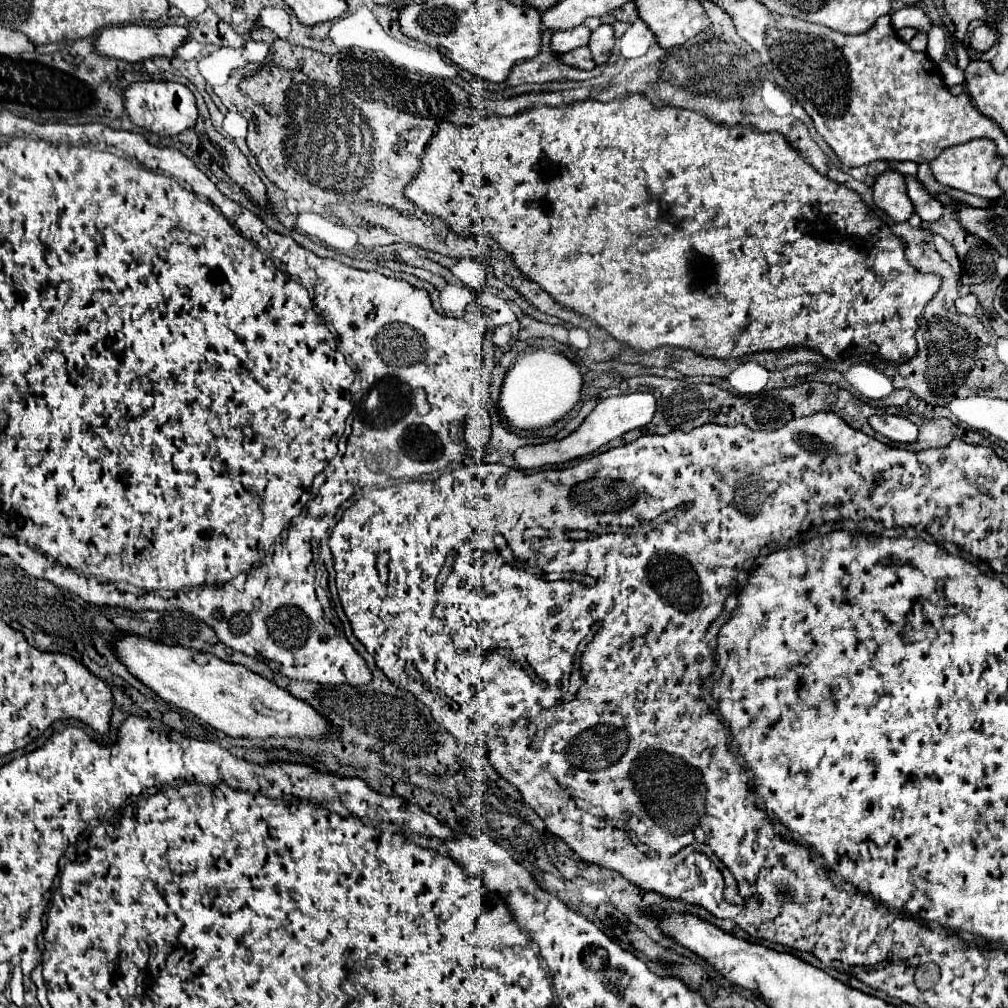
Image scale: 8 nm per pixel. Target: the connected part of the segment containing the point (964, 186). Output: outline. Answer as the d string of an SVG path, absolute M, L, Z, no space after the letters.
M973 139L963 145L953 145L949 149L943 149L939 157L935 157L929 165L935 175L935 179L951 189L959 189L965 193L973 193L987 199L999 199L1003 197L1003 189L997 185L997 173L1007 163L1007 159L999 159L995 155L995 145L987 139Z

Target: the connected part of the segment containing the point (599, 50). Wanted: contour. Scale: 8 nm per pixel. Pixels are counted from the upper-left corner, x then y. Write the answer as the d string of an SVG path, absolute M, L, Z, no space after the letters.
M599 25L599 27L593 31L593 35L591 35L589 47L591 47L593 59L595 59L597 65L607 63L609 57L611 57L611 53L613 53L613 47L615 47L613 27L611 27L611 25Z

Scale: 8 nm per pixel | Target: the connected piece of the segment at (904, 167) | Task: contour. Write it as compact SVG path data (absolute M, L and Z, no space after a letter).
M889 161L891 169L899 171L901 175L911 175L911 177L917 177L917 163L911 163L911 161Z

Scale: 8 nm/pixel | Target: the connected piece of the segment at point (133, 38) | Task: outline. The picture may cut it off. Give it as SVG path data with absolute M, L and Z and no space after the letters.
M125 25L125 27L105 27L95 39L93 49L99 55L107 55L113 59L123 59L127 63L145 61L151 57L173 57L173 51L187 41L189 33L185 27L165 25L165 27L149 27L149 25Z

